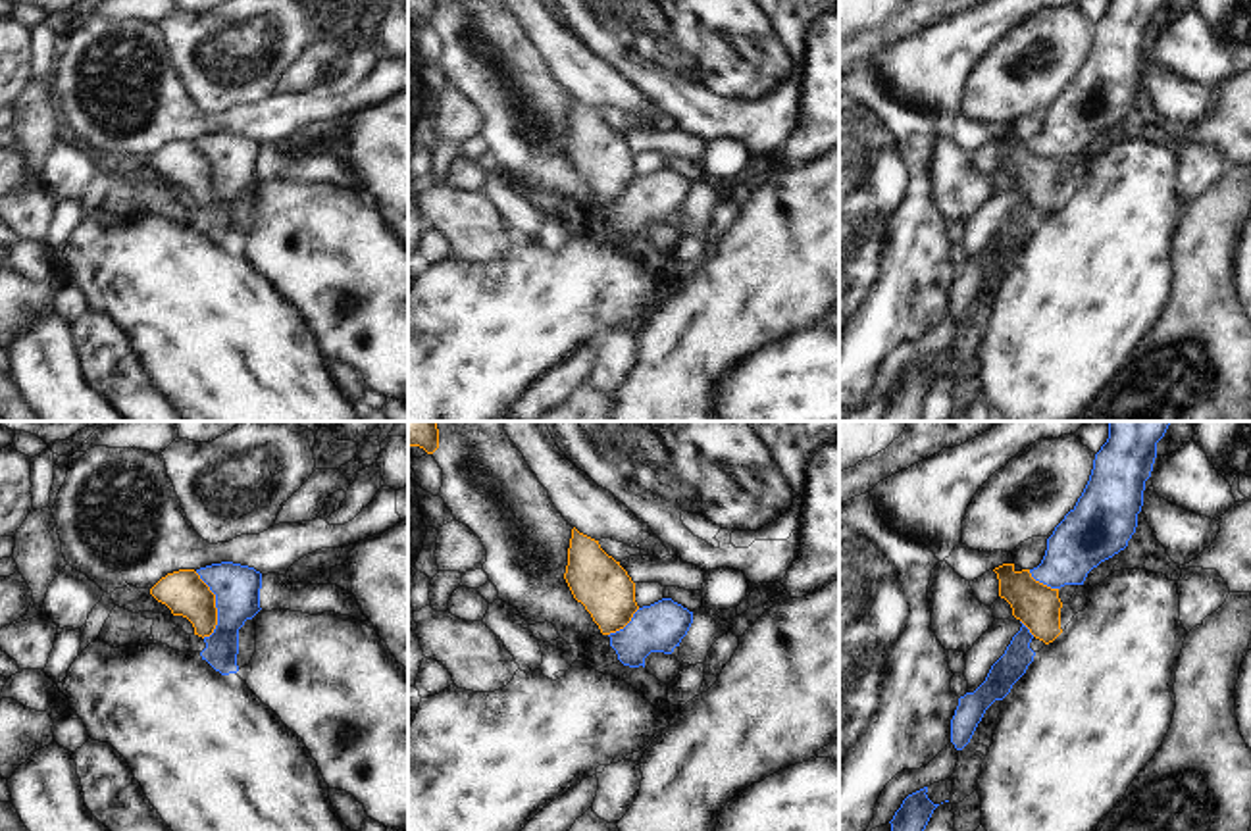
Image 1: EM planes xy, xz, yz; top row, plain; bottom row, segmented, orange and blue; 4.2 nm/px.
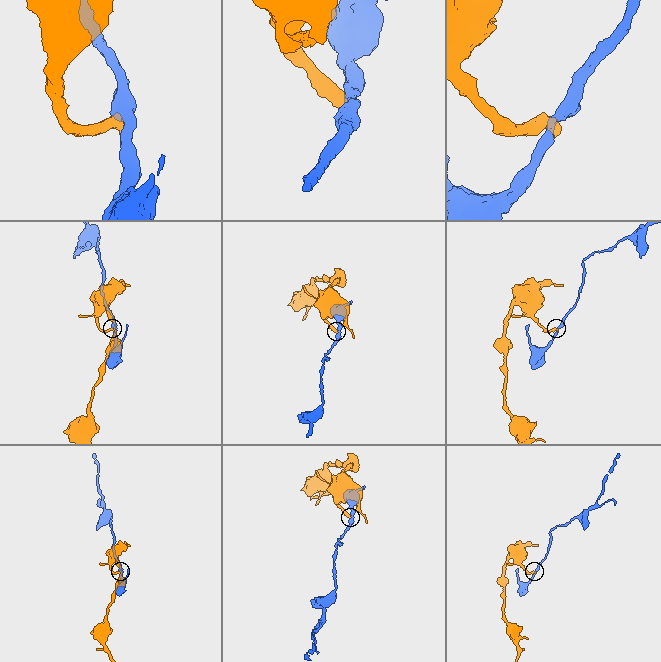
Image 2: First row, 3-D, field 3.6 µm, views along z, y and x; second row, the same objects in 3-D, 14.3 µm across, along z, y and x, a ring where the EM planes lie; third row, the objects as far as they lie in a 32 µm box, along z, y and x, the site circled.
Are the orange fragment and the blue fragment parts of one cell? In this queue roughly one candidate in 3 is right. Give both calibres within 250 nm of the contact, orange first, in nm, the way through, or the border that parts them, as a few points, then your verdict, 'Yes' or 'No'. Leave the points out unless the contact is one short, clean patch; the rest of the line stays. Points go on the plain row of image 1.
Thickness 180 nm (orange) against 190 nm. Boundary: xy (195, 141), (214, 164), (216, 197), (208, 206). No.

